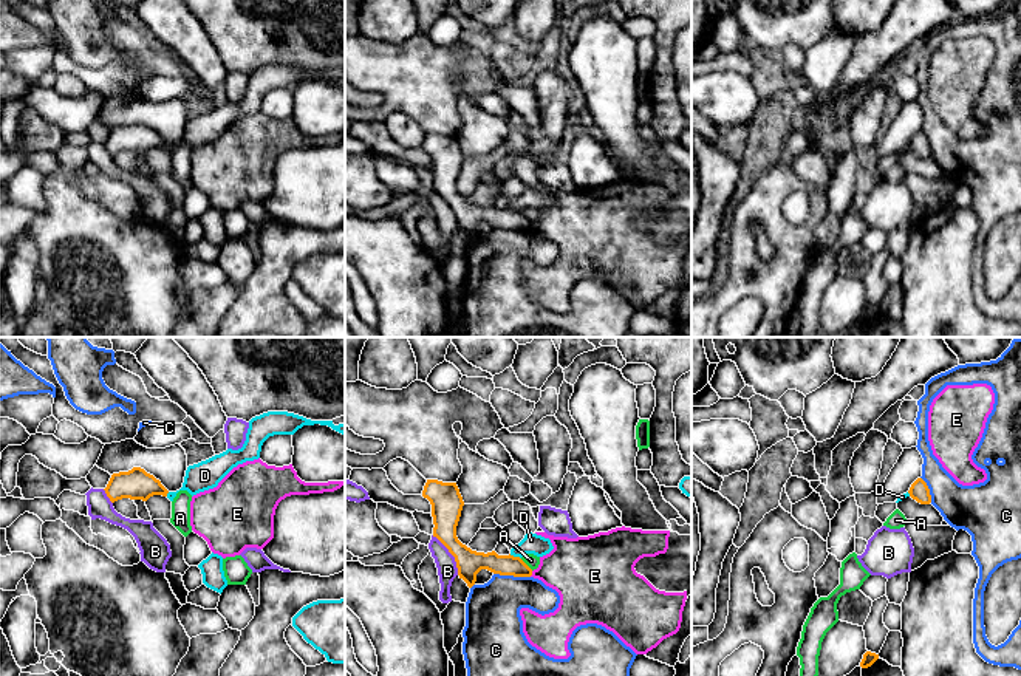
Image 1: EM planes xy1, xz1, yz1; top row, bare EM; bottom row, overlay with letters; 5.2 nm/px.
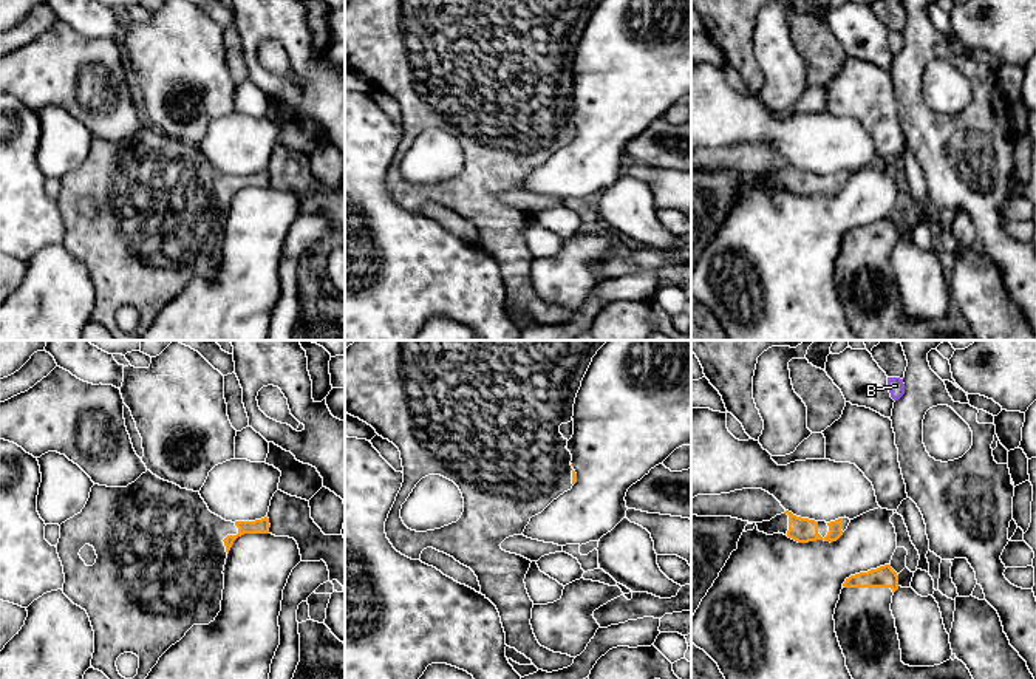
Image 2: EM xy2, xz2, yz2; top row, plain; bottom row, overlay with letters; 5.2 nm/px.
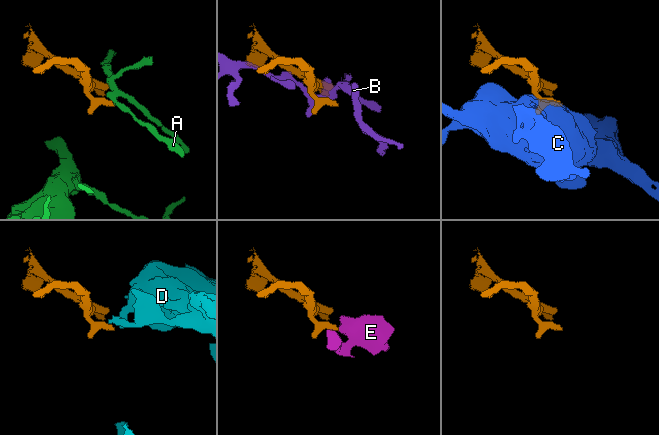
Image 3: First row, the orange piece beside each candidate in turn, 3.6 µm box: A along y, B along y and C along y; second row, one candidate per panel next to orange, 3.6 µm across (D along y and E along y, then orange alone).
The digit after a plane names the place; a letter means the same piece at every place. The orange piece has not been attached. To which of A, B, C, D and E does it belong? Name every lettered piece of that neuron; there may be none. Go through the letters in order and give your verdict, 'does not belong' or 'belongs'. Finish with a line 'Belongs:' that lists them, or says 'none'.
A: does not belong
B: does not belong
C: does not belong
D: does not belong
E: does not belong
Belongs: none

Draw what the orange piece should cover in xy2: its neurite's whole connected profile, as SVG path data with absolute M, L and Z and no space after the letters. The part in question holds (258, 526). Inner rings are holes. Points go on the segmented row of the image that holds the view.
M150 470L127 487L94 484L80 514L60 524L57 554L63 566L63 594L87 611L94 631L91 667L108 679L125 679L116 660L124 653L139 657L138 674L145 679L159 657L179 642L193 625L209 625L221 611L224 589L224 565L233 541L244 534L269 534L269 518L255 521L226 521L212 514L199 492L181 489L164 481ZM90 544L96 551L96 563L87 566L80 549Z

